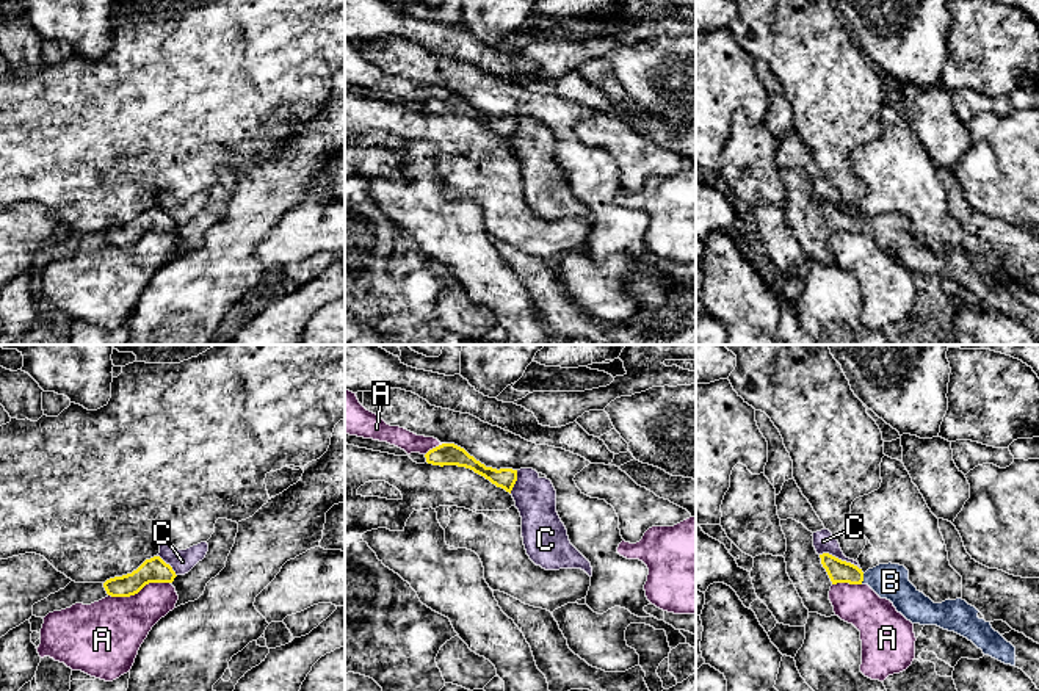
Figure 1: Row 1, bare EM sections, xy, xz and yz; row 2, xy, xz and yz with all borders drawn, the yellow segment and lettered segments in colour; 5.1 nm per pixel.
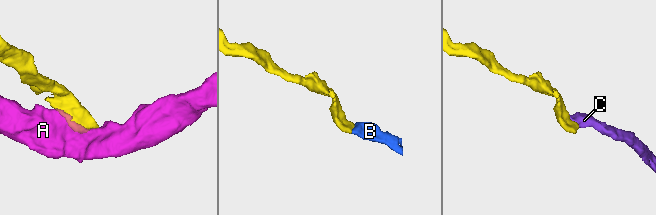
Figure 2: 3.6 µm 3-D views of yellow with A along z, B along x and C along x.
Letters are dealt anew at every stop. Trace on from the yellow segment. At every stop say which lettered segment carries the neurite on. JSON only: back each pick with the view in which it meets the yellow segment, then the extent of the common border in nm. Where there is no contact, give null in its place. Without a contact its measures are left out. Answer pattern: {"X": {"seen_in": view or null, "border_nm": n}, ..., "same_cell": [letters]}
{"B": {"seen_in": "yz", "border_nm": 60}, "same_cell": ["B"]}

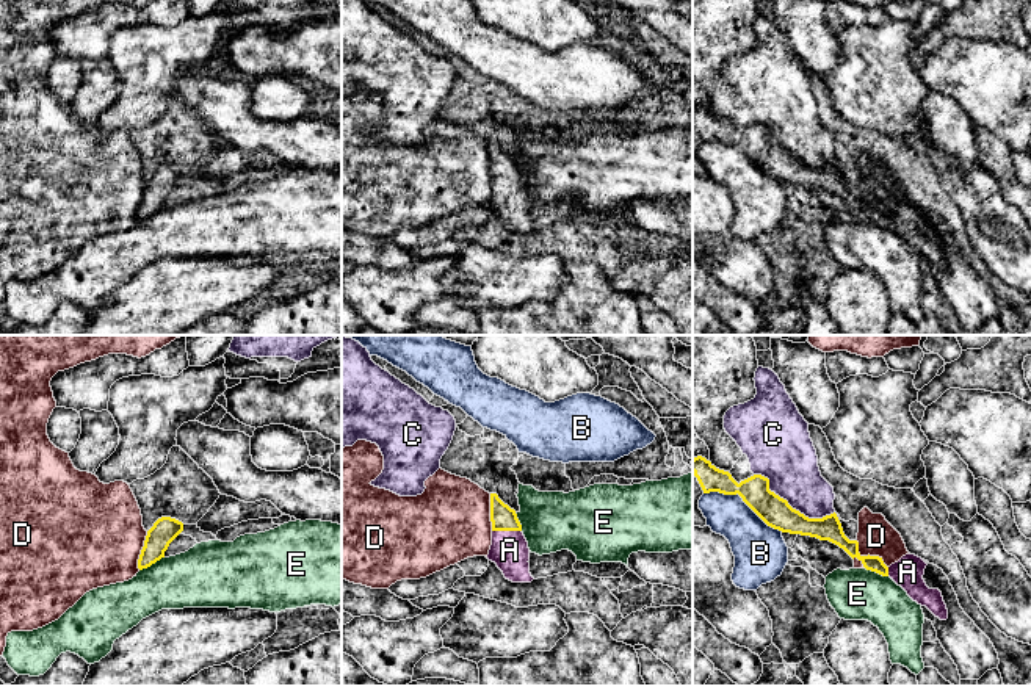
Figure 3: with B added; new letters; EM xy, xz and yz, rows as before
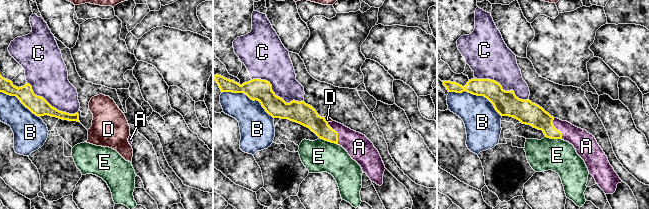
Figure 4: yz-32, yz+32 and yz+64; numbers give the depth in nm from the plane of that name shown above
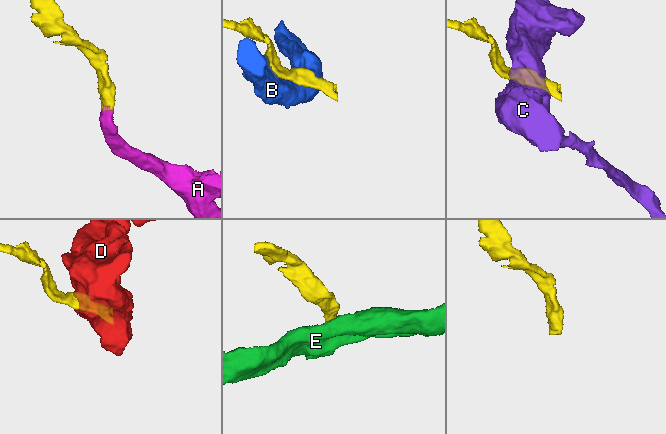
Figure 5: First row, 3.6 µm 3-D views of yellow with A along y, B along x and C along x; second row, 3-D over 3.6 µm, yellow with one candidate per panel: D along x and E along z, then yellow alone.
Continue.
{"A": {"seen_in": "xz", "border_nm": 150}, "same_cell": ["A"]}

